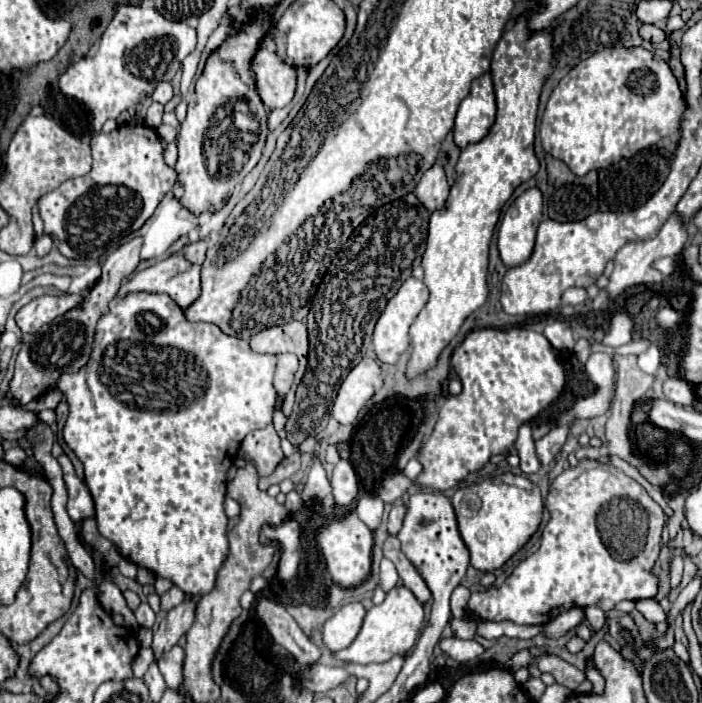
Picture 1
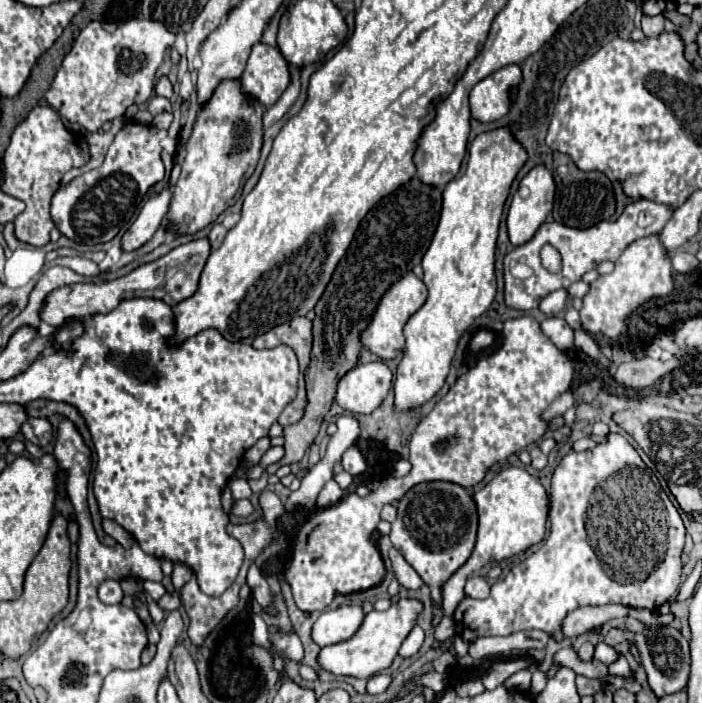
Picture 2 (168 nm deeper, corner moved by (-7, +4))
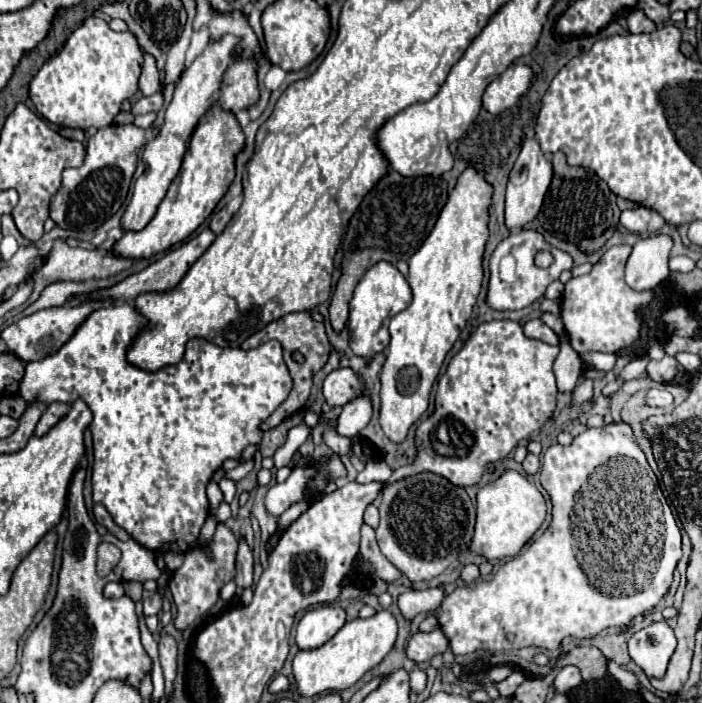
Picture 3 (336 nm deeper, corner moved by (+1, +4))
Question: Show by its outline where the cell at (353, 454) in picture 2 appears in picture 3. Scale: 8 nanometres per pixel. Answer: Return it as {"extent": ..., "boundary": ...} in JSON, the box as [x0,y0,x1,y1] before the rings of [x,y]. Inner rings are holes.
{"extent":[324,429,352,457],"boundary":[[[328,429],[328,431],[324,433],[324,441],[326,441],[326,445],[328,445],[336,455],[340,455],[340,457],[350,455],[350,451],[352,451],[352,441],[350,441],[348,437],[340,437],[334,429]]]}

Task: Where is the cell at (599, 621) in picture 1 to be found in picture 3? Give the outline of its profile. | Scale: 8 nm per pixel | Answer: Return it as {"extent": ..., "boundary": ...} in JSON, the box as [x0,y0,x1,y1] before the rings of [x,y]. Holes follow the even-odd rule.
{"extent":[628,621,676,679],"boundary":[[[660,621],[660,623],[652,623],[640,631],[636,631],[630,639],[628,639],[628,655],[632,657],[632,661],[636,665],[642,667],[642,671],[646,673],[648,679],[662,679],[664,677],[664,671],[670,663],[670,657],[676,649],[676,637],[674,637],[674,631],[672,627],[666,623],[666,621]]]}

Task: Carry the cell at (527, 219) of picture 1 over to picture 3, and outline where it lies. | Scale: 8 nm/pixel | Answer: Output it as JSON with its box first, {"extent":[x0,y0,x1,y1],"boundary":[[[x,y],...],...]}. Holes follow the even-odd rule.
{"extent":[506,139,552,231],"boundary":[[[526,139],[522,145],[522,151],[520,151],[520,157],[514,163],[514,169],[510,173],[510,181],[508,181],[508,189],[506,189],[506,227],[508,227],[508,231],[522,229],[524,225],[528,225],[530,221],[536,219],[536,215],[540,213],[540,207],[544,203],[544,195],[550,187],[550,181],[552,181],[550,161],[540,151],[540,145],[536,139]]]}

